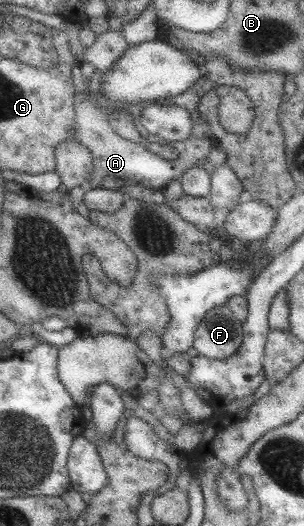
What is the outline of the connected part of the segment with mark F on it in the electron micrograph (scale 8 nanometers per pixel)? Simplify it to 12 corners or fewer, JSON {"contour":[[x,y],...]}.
{"contour":[[225,305],[193,331],[193,347],[213,361],[234,355],[242,325]]}

